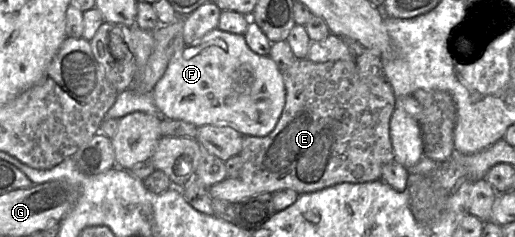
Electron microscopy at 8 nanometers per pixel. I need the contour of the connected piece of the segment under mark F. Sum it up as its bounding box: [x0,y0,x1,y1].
[152,27,285,137]

